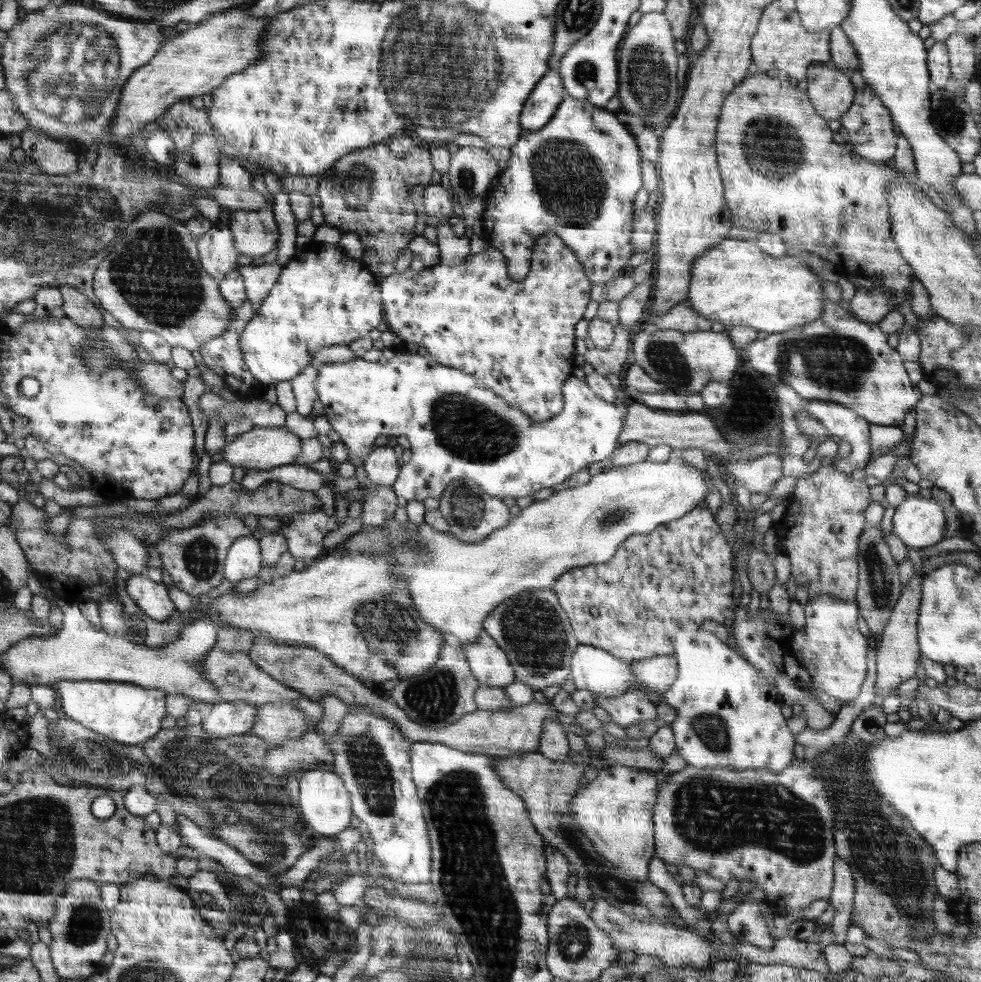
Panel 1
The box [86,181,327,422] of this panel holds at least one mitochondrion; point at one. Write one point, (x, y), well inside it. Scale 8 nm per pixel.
(161, 283)

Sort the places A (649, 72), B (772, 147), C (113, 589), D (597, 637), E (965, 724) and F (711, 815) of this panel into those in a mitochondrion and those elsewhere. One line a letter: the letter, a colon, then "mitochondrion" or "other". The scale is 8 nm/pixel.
A: mitochondrion
B: mitochondrion
C: other
D: other
E: other
F: mitochondrion

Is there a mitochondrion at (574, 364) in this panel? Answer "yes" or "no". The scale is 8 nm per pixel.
no

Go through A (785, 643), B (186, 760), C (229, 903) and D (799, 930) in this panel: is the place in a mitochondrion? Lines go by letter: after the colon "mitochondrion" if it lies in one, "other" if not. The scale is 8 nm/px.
A: other
B: mitochondrion
C: other
D: other

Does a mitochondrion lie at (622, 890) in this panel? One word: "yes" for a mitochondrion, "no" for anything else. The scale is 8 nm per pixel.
yes

